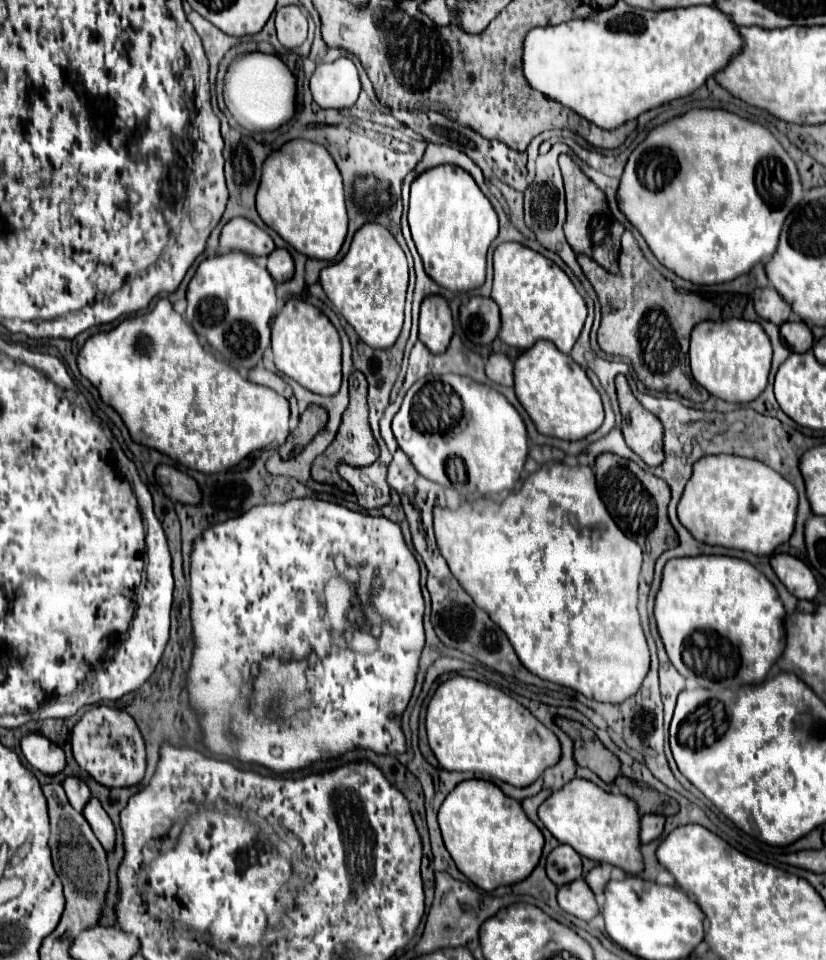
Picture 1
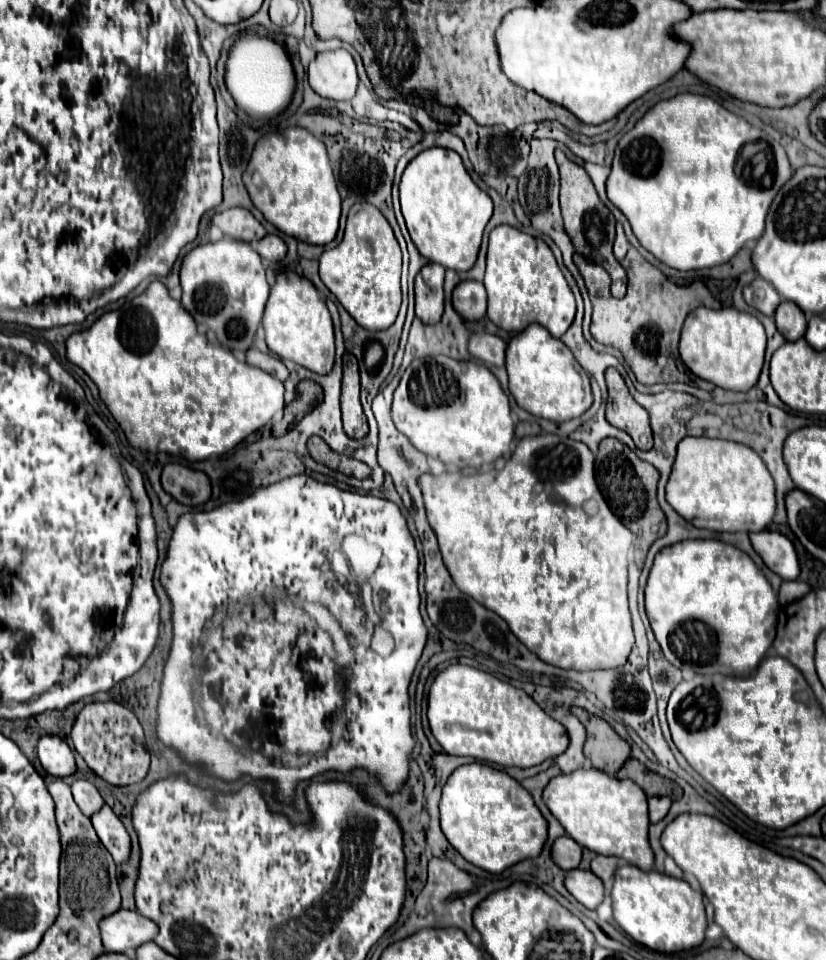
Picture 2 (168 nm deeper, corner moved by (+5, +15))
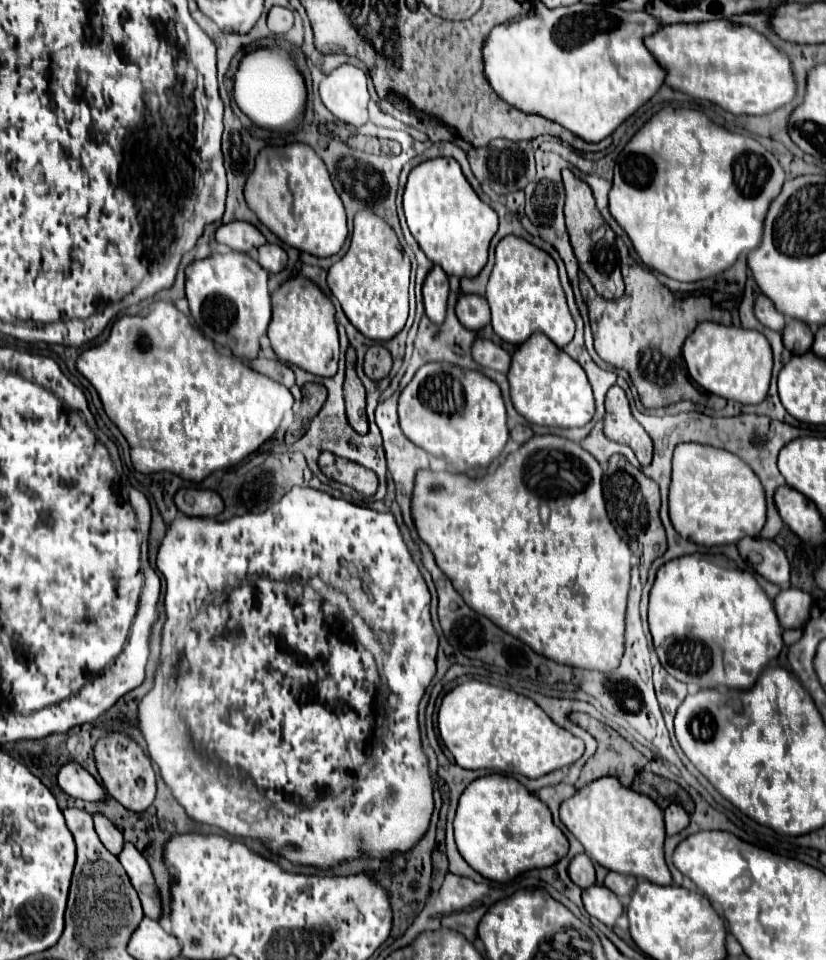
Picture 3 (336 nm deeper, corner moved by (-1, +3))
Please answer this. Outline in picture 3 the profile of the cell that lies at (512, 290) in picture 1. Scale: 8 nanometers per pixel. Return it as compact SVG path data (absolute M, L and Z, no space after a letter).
M510 235L496 245L496 263L488 279L486 301L492 311L494 333L506 343L522 345L532 333L540 331L562 349L574 337L574 319L566 305L556 261L526 239Z

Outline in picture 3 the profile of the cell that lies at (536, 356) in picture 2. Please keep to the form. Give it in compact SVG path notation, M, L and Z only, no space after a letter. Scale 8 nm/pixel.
M532 333L511 357L508 383L514 409L530 423L546 427L584 427L594 417L590 383L578 361L558 349L544 333Z

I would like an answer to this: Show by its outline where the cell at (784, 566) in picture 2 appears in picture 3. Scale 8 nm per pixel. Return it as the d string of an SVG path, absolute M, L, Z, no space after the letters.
M752 537L752 539L742 539L738 543L740 553L746 557L748 551L756 551L762 555L762 563L756 565L756 573L760 573L764 579L770 583L786 587L790 581L790 563L786 559L786 553L770 539L764 537Z

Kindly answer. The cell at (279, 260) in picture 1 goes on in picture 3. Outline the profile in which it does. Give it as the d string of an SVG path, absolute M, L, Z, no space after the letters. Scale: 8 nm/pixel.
M262 245L258 249L260 257L258 263L268 271L268 273L280 273L286 267L286 251L280 245Z

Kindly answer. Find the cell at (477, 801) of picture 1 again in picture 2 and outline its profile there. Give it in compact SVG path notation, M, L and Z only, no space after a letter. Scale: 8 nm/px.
M486 763L458 767L442 789L440 825L450 845L472 865L502 873L522 859L538 857L546 841L548 823L530 793L500 769Z

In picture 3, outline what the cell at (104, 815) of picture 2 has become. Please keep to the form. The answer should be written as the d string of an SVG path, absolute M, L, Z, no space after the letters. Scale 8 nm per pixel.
M126 843L124 851L118 855L118 859L120 859L122 867L126 869L134 889L138 891L138 897L142 901L146 917L160 921L162 919L162 903L160 903L154 875L150 873L150 865L144 861L144 857L138 853L138 849L130 843Z

